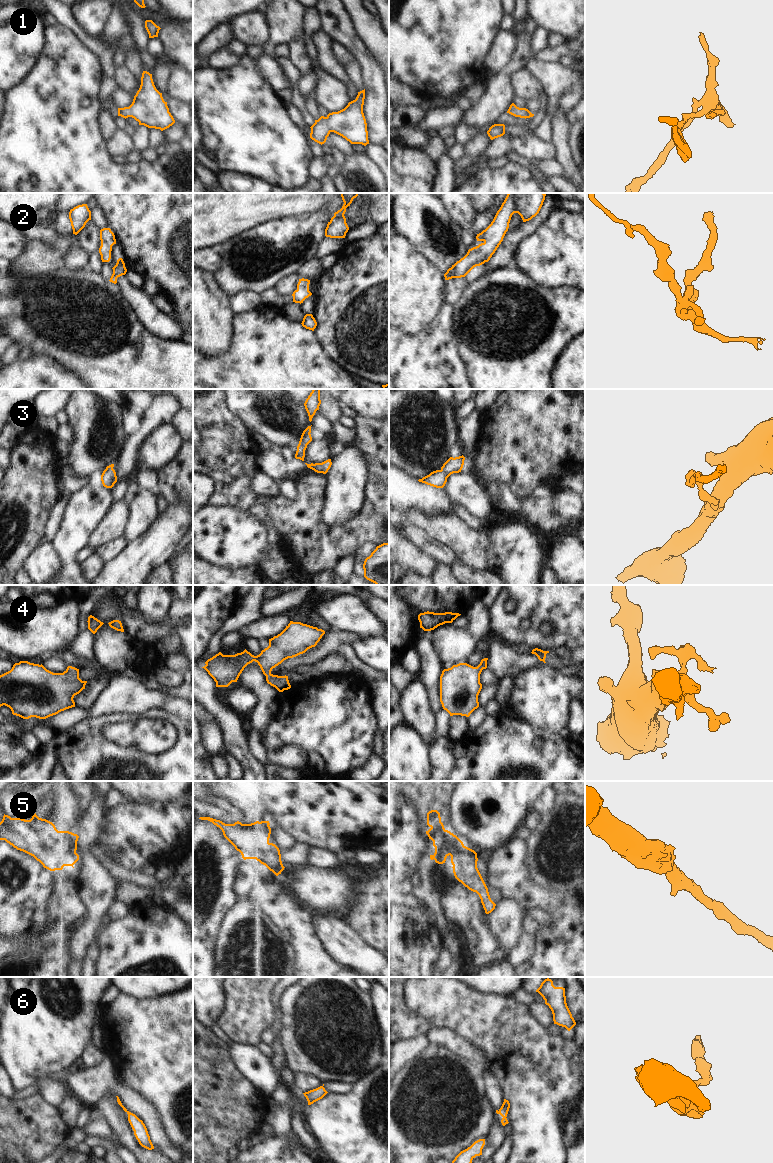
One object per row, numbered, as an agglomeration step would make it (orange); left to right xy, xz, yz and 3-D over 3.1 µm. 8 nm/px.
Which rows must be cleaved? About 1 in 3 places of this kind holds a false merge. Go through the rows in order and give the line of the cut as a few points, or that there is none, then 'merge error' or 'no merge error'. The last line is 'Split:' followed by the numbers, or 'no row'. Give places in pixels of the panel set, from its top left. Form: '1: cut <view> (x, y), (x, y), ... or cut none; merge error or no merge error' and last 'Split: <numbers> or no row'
1: cut none; no merge error
2: cut none; no merge error
3: cut none; no merge error
4: cut none; no merge error
5: cut none; no merge error
6: cut none; no merge error
Split: no row

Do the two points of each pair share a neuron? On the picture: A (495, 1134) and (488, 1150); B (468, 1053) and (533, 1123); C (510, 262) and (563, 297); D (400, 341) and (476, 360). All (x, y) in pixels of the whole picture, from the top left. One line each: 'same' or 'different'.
A: same
B: different
C: different
D: different

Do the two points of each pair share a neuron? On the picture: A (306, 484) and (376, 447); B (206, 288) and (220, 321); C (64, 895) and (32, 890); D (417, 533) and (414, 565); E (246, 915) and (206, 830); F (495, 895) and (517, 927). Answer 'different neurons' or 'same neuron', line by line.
A: different neurons
B: same neuron
C: different neurons
D: different neurons
E: different neurons
F: different neurons

